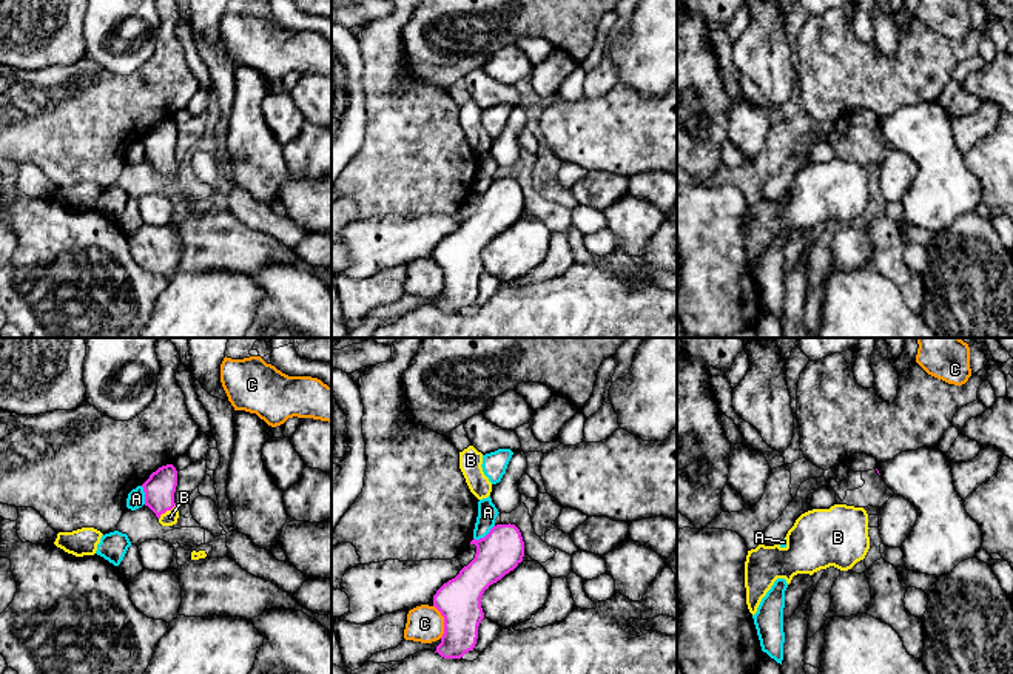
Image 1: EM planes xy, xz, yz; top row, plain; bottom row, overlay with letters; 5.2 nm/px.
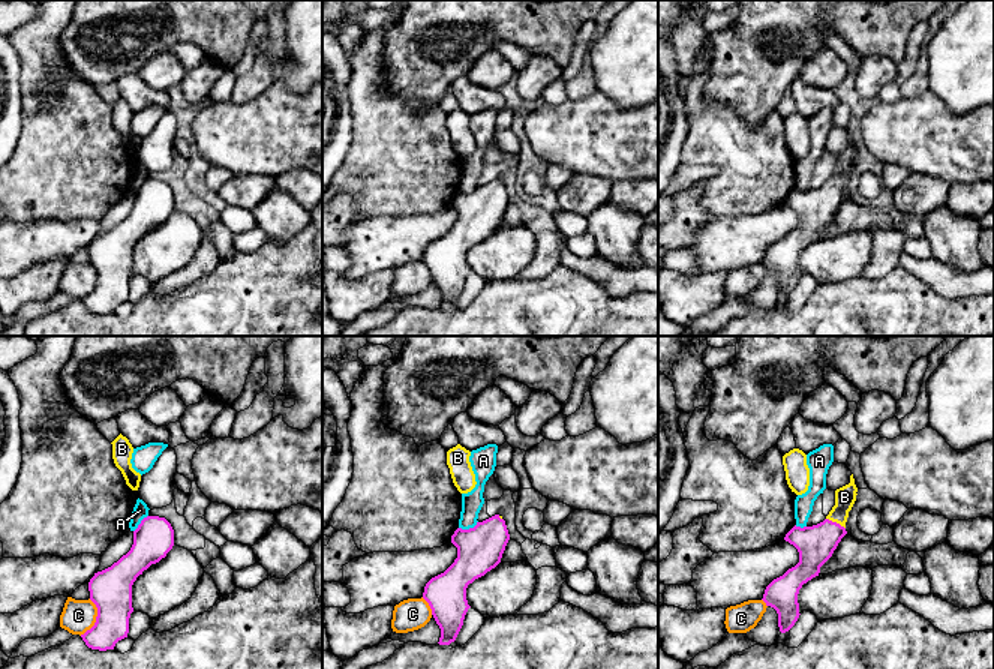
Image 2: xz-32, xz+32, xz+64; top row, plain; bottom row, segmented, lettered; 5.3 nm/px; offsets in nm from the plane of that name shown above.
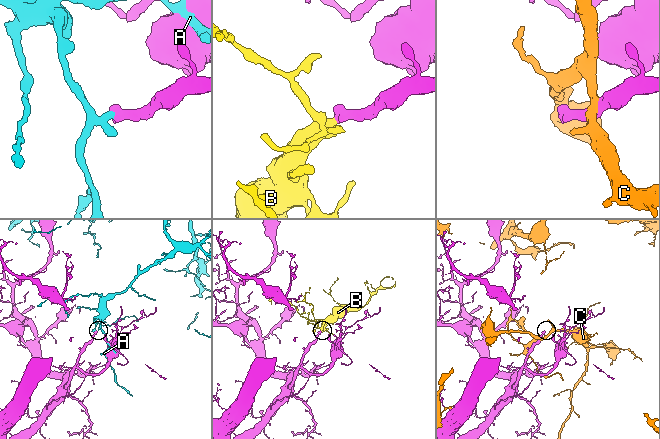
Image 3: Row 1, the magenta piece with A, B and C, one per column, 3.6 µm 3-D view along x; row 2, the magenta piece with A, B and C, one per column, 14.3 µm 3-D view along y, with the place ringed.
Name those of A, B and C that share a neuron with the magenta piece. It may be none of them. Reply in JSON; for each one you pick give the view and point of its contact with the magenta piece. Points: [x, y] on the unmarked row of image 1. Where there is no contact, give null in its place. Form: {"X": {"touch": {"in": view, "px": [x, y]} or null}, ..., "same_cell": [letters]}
{"B": {"touch": {"in": "xy", "px": [165, 165]}}, "same_cell": ["B"]}

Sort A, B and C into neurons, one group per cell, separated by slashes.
A / B / C

